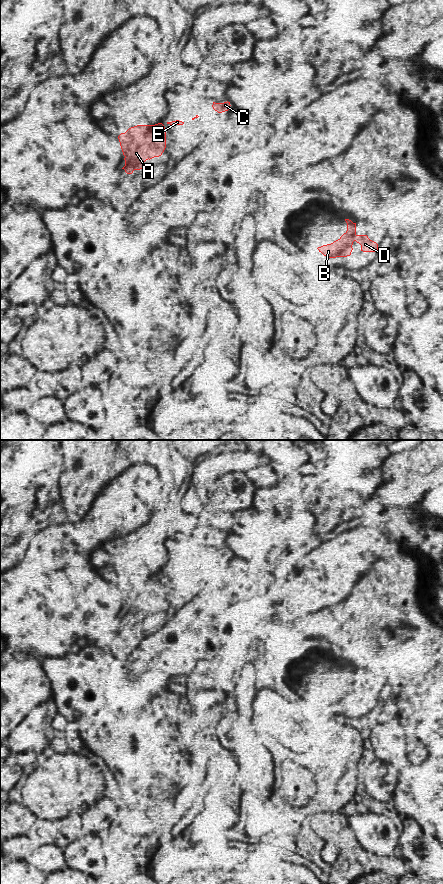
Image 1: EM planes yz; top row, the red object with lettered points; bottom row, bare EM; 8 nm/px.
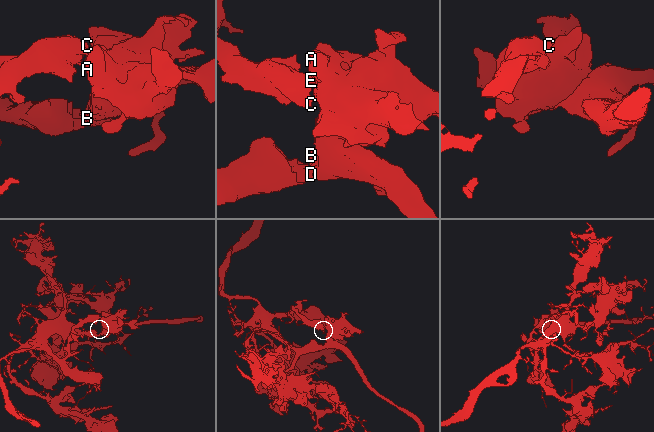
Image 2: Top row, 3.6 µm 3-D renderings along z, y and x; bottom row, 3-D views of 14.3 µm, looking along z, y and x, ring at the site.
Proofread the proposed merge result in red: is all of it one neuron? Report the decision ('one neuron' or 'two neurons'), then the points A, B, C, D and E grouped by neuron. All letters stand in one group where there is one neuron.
one neuron; groups A B C D E

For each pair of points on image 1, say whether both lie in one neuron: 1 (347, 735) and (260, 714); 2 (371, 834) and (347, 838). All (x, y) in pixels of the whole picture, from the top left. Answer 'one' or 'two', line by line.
1: two
2: two

